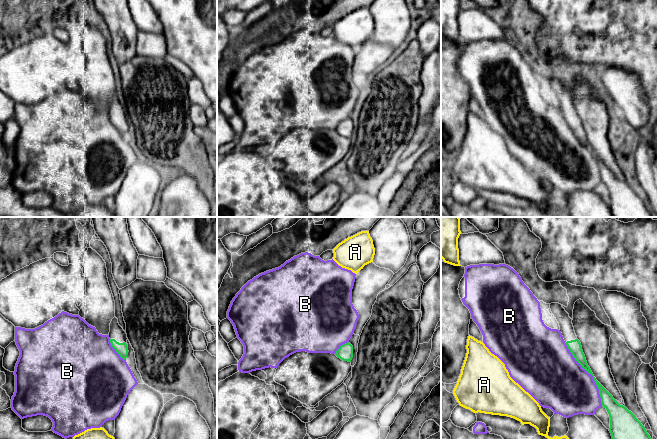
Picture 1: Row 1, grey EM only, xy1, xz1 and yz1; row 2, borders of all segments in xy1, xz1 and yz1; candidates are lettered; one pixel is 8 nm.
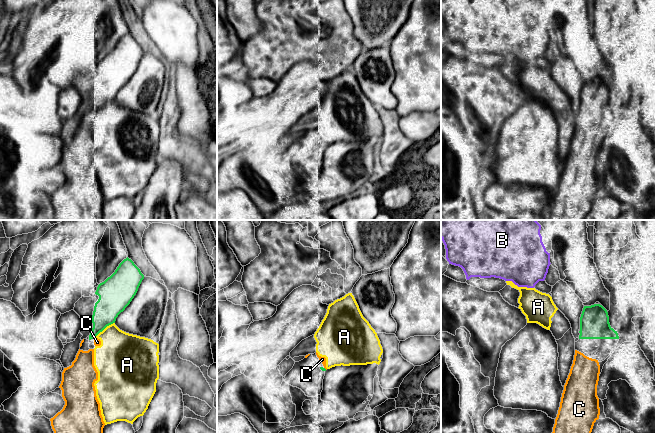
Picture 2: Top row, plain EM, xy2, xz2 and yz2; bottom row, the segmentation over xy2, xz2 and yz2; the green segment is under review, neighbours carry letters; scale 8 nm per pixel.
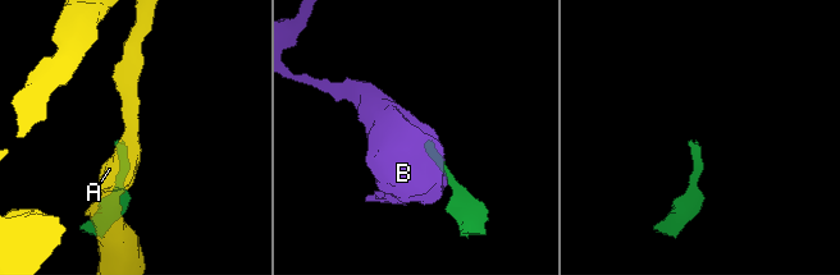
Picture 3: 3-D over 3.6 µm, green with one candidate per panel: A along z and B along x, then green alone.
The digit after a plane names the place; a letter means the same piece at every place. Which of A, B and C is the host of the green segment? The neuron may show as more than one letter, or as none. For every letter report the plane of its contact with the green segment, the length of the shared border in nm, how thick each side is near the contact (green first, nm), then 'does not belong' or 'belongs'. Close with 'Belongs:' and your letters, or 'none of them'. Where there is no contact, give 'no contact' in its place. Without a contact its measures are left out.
A: xy2 | 200 nm | 240/360 nm | does not belong
B: yz1 | 600 nm | 100/420 nm | does not belong
C: no contact | belongs
Belongs: C

